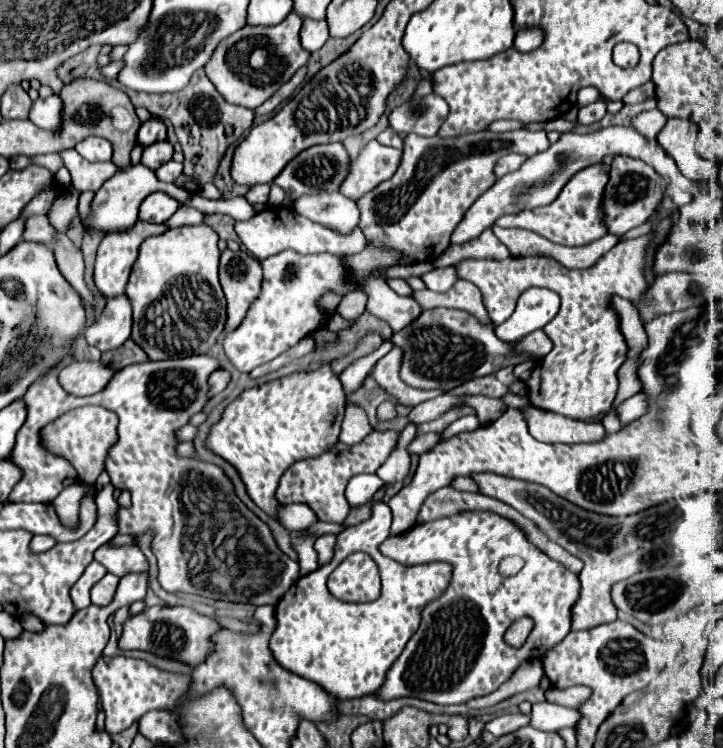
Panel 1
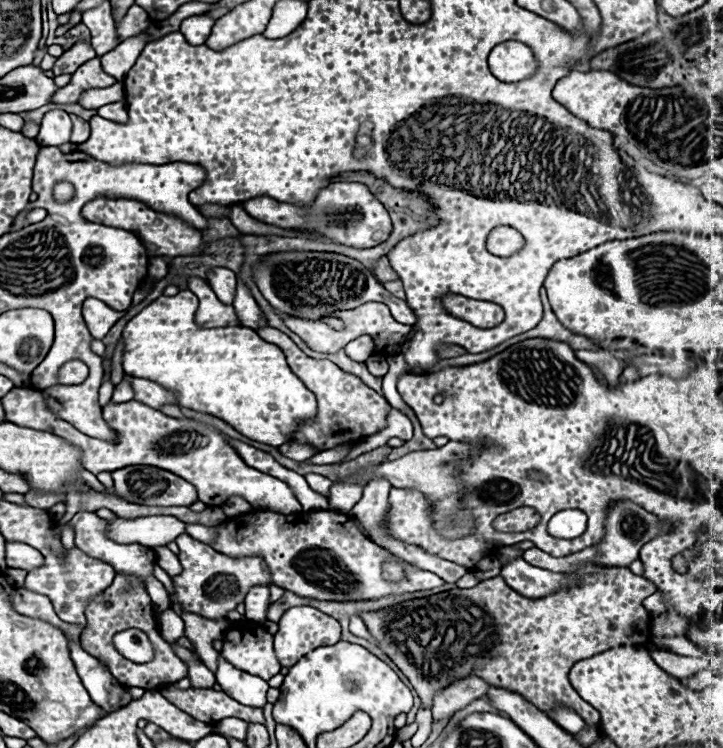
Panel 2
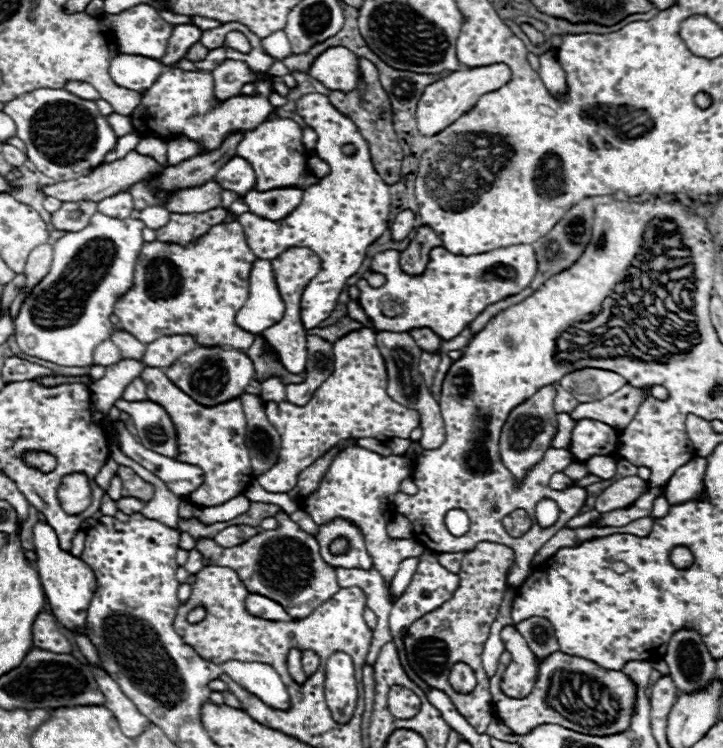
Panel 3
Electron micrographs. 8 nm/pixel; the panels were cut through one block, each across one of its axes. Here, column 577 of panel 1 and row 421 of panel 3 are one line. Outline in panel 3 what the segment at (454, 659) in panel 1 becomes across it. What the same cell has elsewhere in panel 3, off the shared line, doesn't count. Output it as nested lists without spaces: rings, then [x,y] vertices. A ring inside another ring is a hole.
[[[576,420],[572,430],[570,454],[576,462],[586,462],[592,456],[614,456],[618,450],[620,432],[598,420]]]

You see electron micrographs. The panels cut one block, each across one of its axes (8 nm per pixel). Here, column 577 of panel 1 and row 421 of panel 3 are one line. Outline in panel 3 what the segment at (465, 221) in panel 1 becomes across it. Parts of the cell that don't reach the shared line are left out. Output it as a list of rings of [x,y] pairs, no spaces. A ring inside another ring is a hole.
[[[120,398],[114,402],[114,406],[132,418],[142,446],[168,458],[178,456],[178,434],[174,422],[160,404],[150,400],[126,402]]]

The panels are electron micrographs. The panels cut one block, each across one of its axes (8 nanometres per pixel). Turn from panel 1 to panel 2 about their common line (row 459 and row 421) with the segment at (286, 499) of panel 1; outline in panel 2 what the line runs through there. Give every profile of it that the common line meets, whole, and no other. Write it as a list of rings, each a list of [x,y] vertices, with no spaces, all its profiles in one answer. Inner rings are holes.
[[[264,326],[264,328],[258,328],[256,332],[266,342],[272,342],[272,344],[276,344],[276,346],[282,348],[282,352],[286,354],[290,370],[318,398],[318,414],[316,414],[316,418],[312,422],[308,420],[306,424],[302,424],[296,430],[296,434],[292,438],[294,442],[312,444],[318,452],[322,452],[322,450],[330,450],[334,446],[346,444],[346,442],[356,442],[360,438],[372,436],[372,434],[380,432],[386,426],[386,416],[390,412],[388,402],[378,392],[374,392],[372,388],[368,388],[360,378],[356,378],[354,374],[348,374],[348,372],[340,370],[330,360],[314,360],[314,358],[306,356],[286,334],[282,334],[276,328]]]

